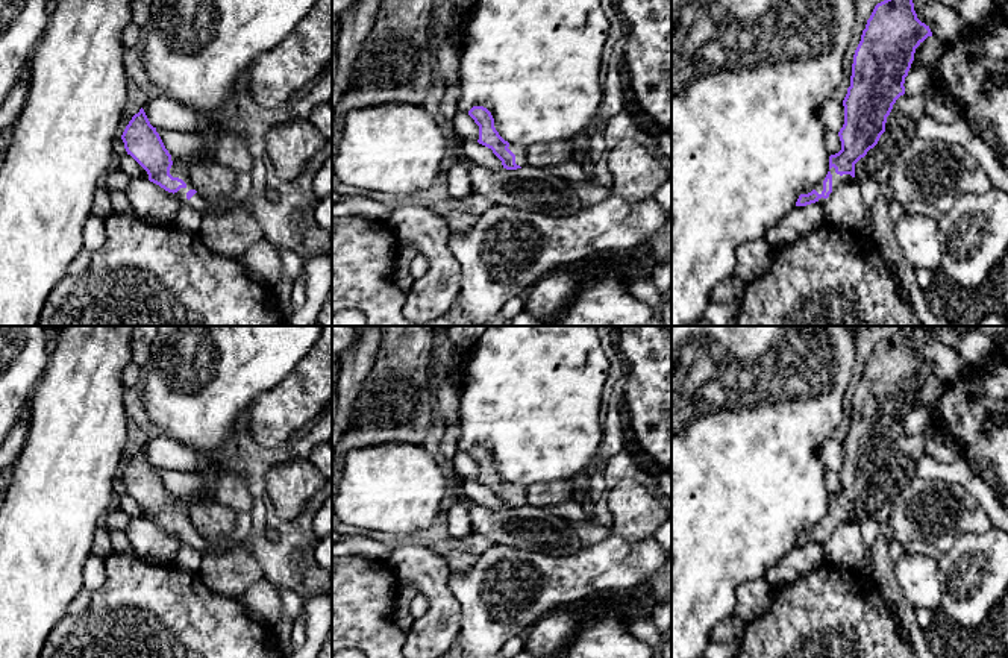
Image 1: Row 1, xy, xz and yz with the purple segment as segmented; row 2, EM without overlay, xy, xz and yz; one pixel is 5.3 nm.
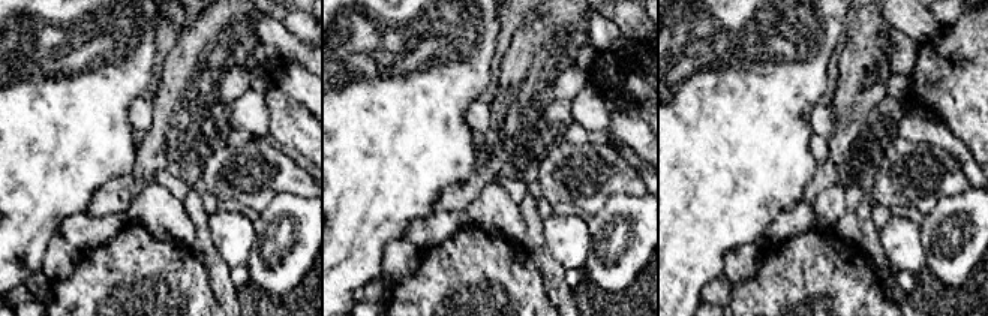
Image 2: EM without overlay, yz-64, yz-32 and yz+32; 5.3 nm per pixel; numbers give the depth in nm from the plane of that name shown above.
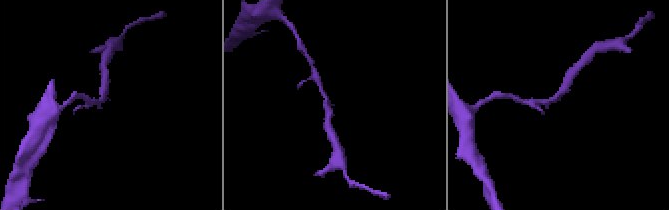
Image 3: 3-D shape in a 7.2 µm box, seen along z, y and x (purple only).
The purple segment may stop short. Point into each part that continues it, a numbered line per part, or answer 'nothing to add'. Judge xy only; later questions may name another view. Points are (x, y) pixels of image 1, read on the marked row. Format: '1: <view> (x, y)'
1: xy (199, 202)

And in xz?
1: xz (520, 152)

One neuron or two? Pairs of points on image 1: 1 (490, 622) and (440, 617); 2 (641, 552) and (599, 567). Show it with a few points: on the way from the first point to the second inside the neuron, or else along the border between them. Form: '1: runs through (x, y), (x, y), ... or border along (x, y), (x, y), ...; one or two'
1: border along (447, 585), (460, 605), (458, 642); two
2: runs through (631, 563), (610, 566); one

